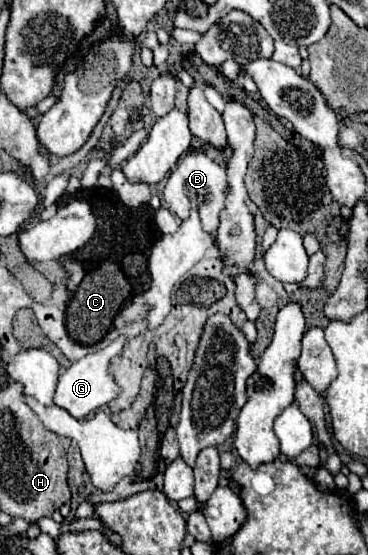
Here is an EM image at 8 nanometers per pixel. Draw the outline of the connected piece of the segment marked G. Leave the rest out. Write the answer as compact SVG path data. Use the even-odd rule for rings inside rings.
M119 337L117 341L113 341L109 347L93 353L93 355L85 355L83 359L71 363L69 369L65 369L59 375L59 383L57 383L57 391L55 391L55 405L65 409L69 415L73 415L75 419L85 419L89 413L97 411L99 407L107 405L111 399L115 399L119 395L119 387L115 385L115 381L109 377L109 359L115 357L121 349L123 349L123 337Z

